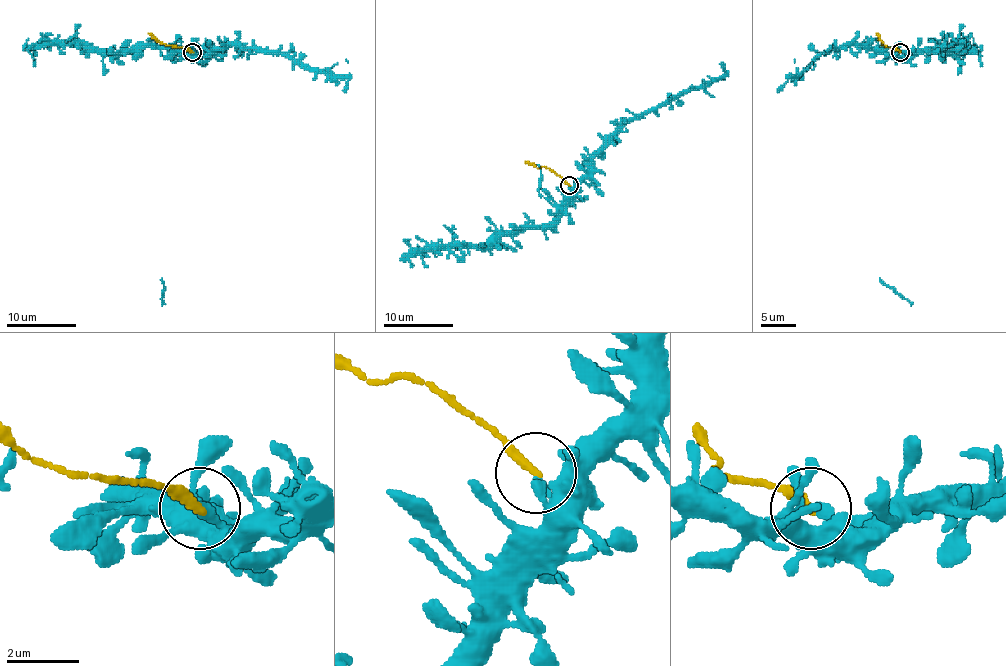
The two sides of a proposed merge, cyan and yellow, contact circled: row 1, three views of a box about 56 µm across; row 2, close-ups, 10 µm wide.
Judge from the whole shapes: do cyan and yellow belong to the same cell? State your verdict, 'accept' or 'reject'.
reject

